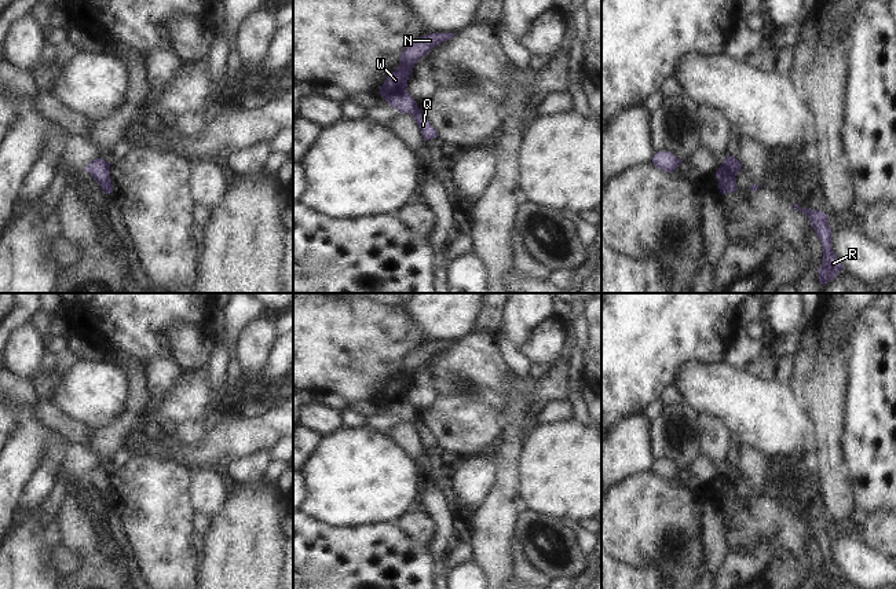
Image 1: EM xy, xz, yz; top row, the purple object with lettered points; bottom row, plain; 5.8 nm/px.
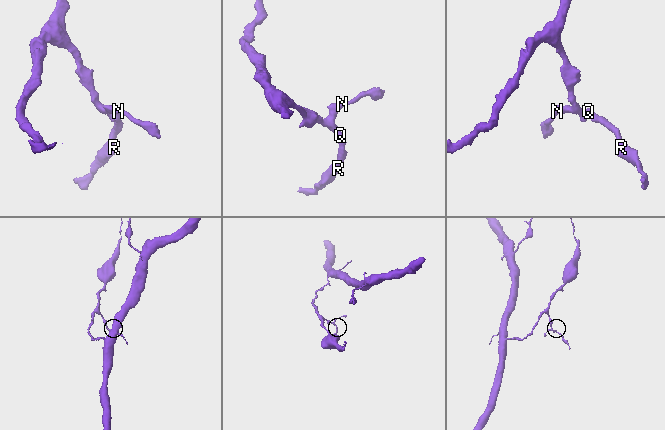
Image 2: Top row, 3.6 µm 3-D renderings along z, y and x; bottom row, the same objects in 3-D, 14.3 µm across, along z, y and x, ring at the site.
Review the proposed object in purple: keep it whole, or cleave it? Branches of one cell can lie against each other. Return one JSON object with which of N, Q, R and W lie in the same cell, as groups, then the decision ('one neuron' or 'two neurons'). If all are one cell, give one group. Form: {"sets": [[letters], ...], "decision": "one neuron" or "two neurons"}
{"sets": [["N", "W"], ["Q", "R"]], "decision": "two neurons"}

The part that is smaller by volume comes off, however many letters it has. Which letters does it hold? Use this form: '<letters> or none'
Q, R

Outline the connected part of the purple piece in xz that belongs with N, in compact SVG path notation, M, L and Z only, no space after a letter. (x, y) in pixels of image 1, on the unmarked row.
M431 341L410 351L402 361L398 377L390 381L378 402L399 421L413 422L418 411L407 400L407 388L414 373L442 350L450 348L456 341Z

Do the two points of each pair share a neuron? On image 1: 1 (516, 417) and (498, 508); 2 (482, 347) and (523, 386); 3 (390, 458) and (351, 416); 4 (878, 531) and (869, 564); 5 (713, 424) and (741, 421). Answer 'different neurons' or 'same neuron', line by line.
1: same neuron
2: same neuron
3: different neurons
4: different neurons
5: different neurons

